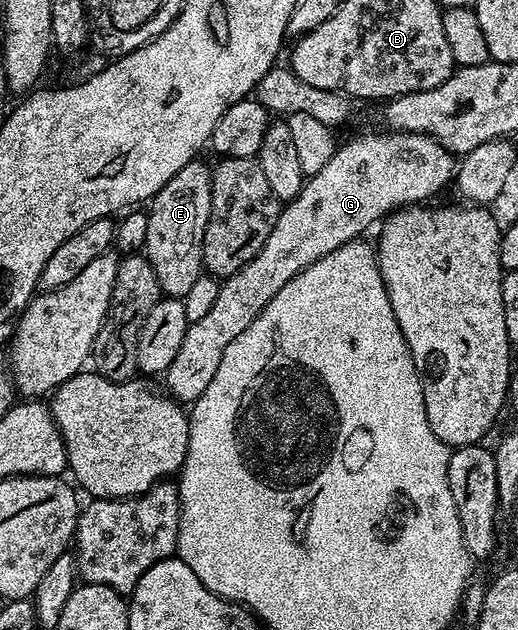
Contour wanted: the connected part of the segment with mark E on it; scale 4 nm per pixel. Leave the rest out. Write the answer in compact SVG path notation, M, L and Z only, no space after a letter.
M197 159L186 163L186 167L156 193L147 210L146 243L142 253L154 267L161 294L170 297L183 299L194 279L202 276L204 228L212 212L212 170L202 162Z

